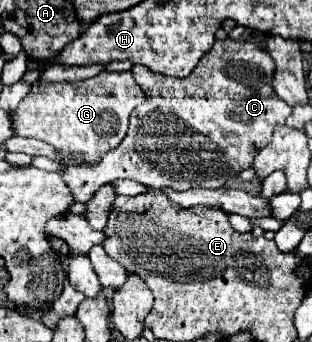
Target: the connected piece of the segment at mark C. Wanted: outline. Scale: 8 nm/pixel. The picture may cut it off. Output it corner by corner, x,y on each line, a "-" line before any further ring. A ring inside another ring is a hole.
216,40
208,56
200,60
194,72
180,80
170,76
156,76
154,72
146,72
146,68
134,66
132,74
138,86
144,90
148,100
134,108
130,116
128,136
122,140
118,148
108,152
96,168
84,166
68,166
62,174
64,182
76,192
76,200
86,204
92,200
96,190
114,180
136,180
148,188
172,188
178,192
190,188
220,188
226,182
238,178
238,174
252,166
254,156
260,148
264,148
276,124
286,124
286,118
292,114
292,108
278,98
272,88
274,78
274,60
264,48
256,42
240,42
240,40

